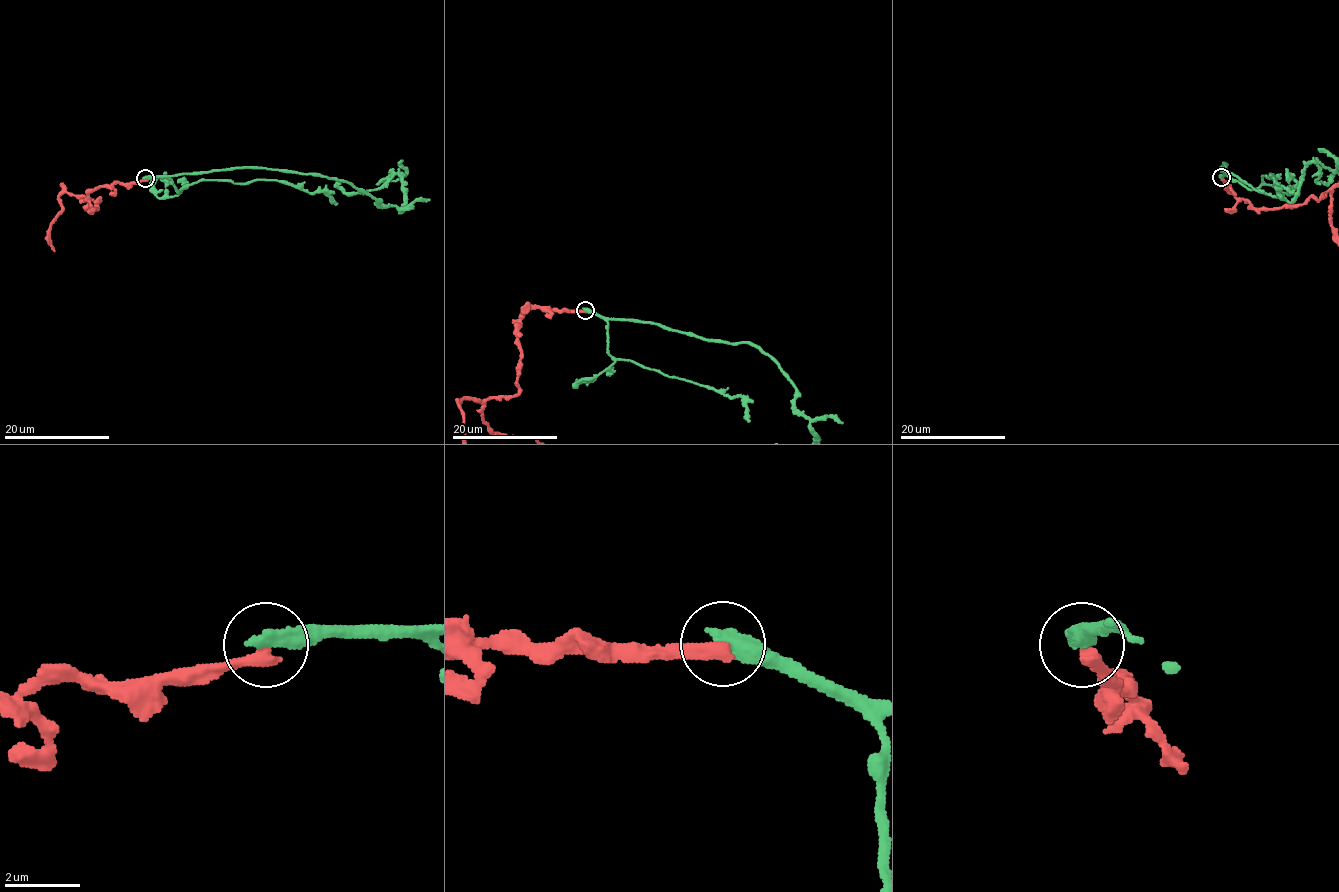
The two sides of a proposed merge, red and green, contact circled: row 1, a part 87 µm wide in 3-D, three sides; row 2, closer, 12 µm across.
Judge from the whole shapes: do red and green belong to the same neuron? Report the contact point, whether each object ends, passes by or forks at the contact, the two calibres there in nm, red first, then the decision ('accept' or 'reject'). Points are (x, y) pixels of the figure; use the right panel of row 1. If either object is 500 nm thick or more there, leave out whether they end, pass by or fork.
(1221, 177) | 400/500 nm | reject

